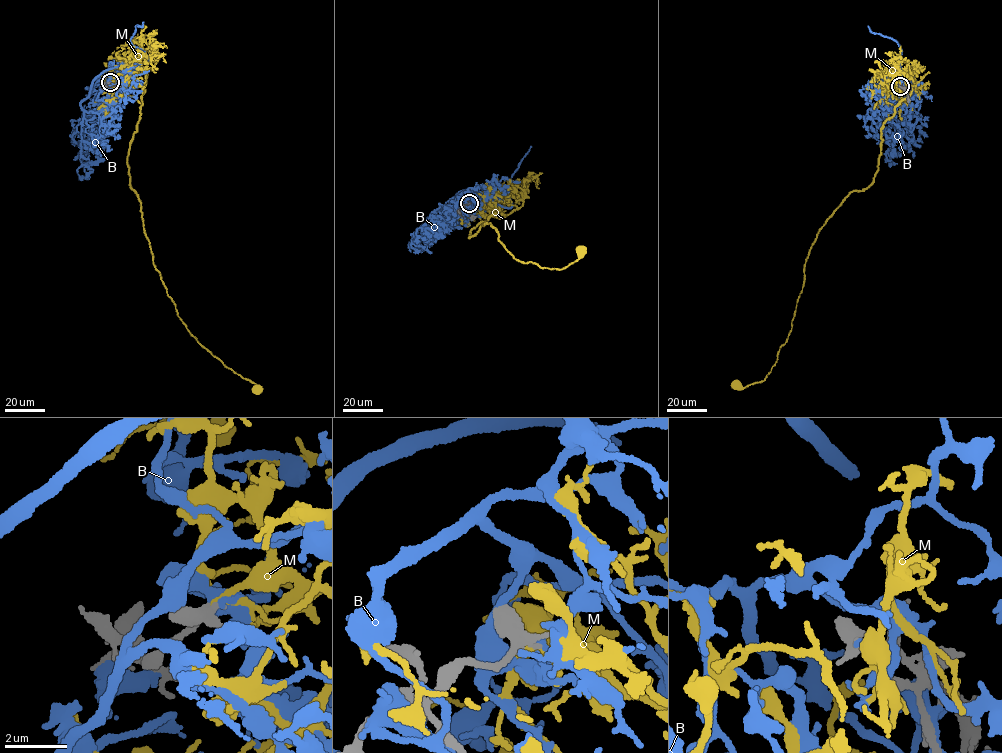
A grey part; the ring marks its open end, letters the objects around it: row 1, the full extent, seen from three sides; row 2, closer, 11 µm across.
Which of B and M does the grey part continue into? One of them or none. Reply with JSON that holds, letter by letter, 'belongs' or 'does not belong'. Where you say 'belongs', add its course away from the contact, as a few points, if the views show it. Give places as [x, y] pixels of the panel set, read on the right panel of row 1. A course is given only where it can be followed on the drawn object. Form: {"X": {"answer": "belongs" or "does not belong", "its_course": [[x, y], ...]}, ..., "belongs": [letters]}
{"B": {"answer": "does not belong"}, "M": {"answer": "belongs", "its_course": [[900, 86], [912, 89], [881, 129], [874, 182], [852, 190], [815, 238], [777, 361], [763, 381], [735, 384]]}, "belongs": ["M"]}

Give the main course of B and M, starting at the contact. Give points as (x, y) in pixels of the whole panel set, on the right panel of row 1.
B: (899, 86), (894, 81), (899, 75), (902, 86), (898, 44), (871, 32), (868, 26)
M: (900, 86), (912, 89), (881, 129), (874, 182), (852, 190), (815, 238), (777, 361), (763, 381), (735, 384)

